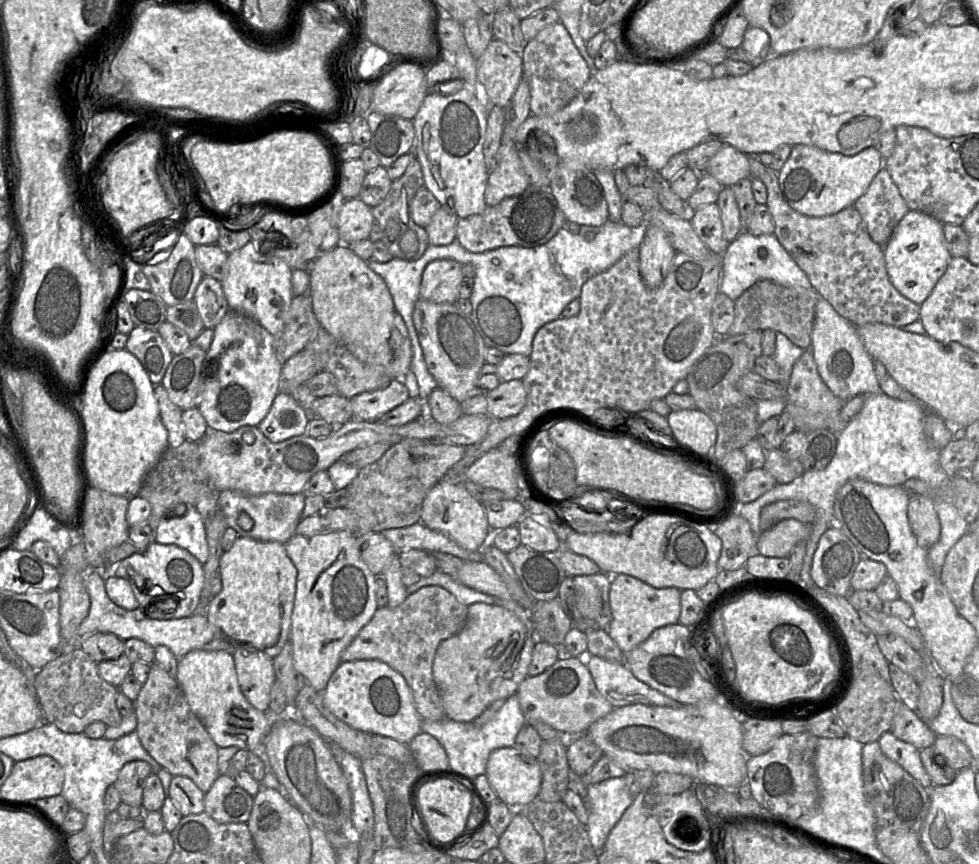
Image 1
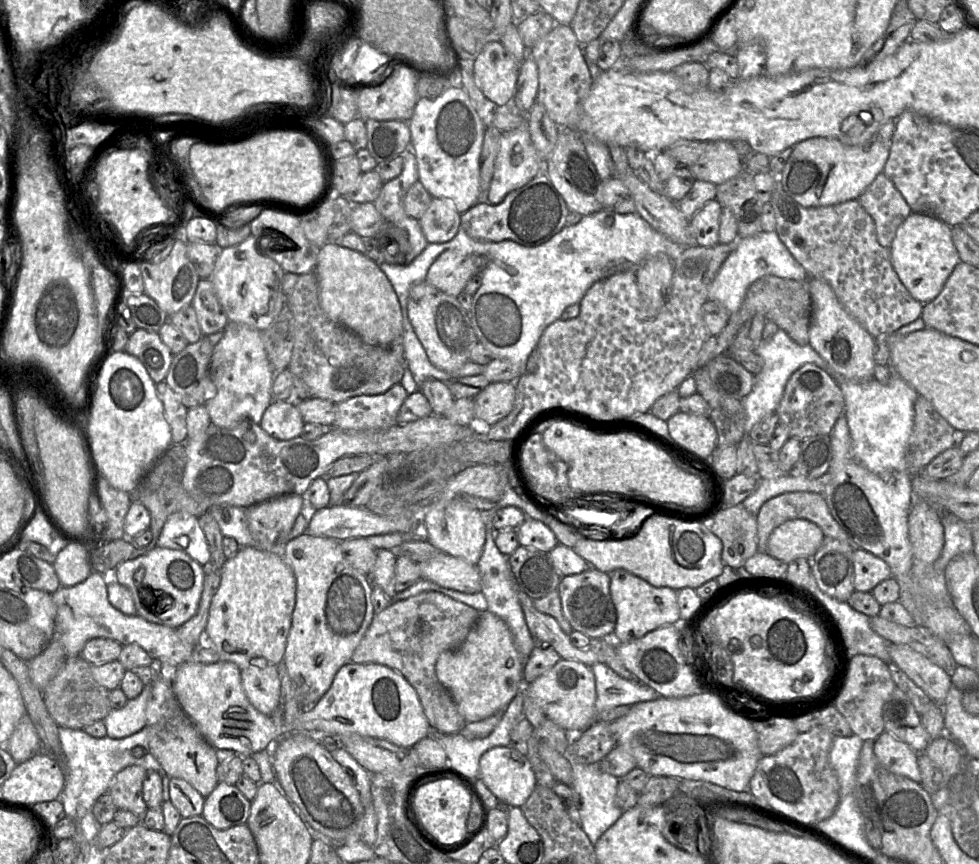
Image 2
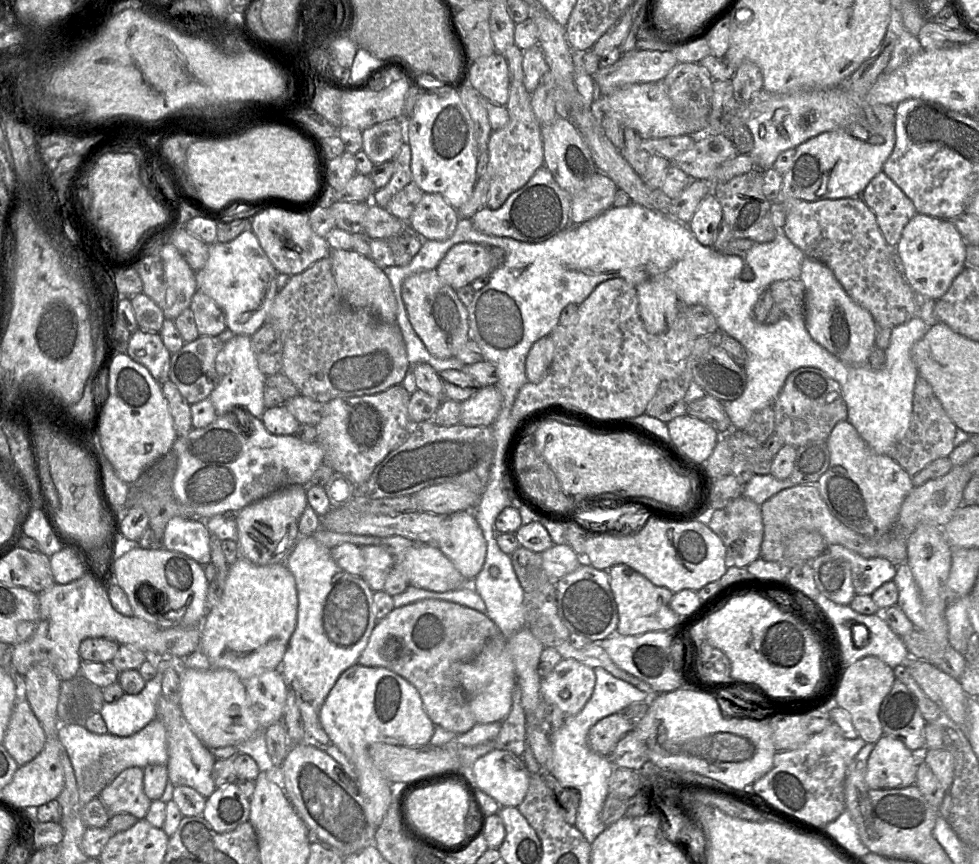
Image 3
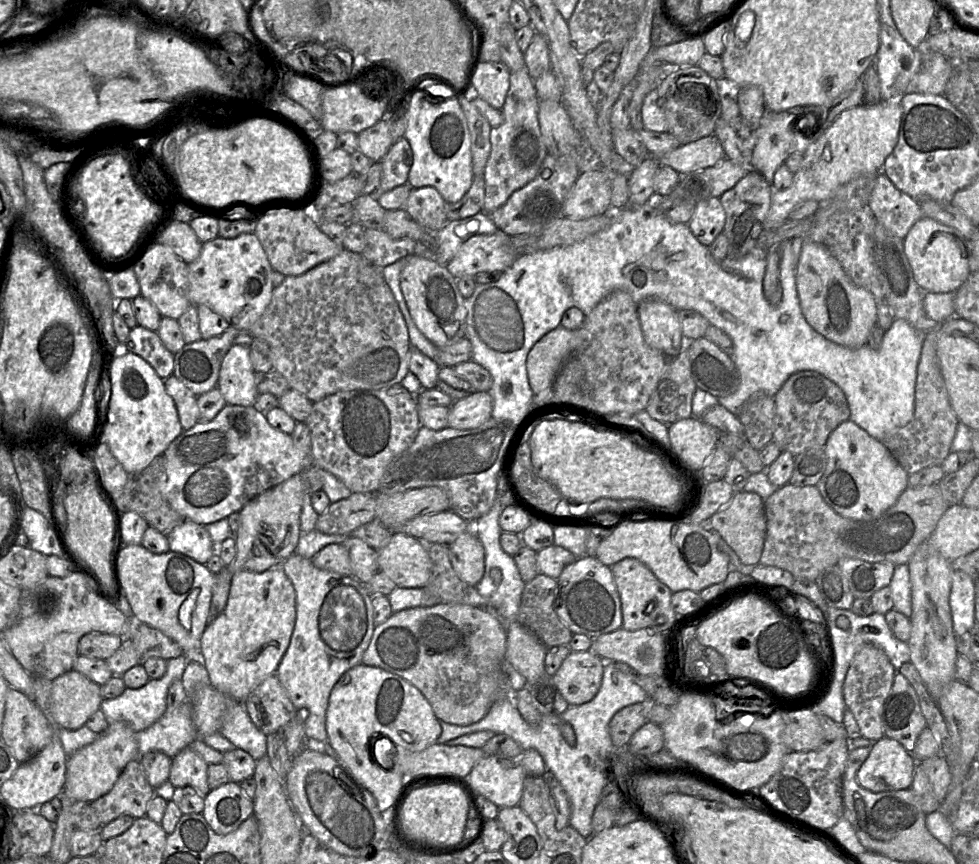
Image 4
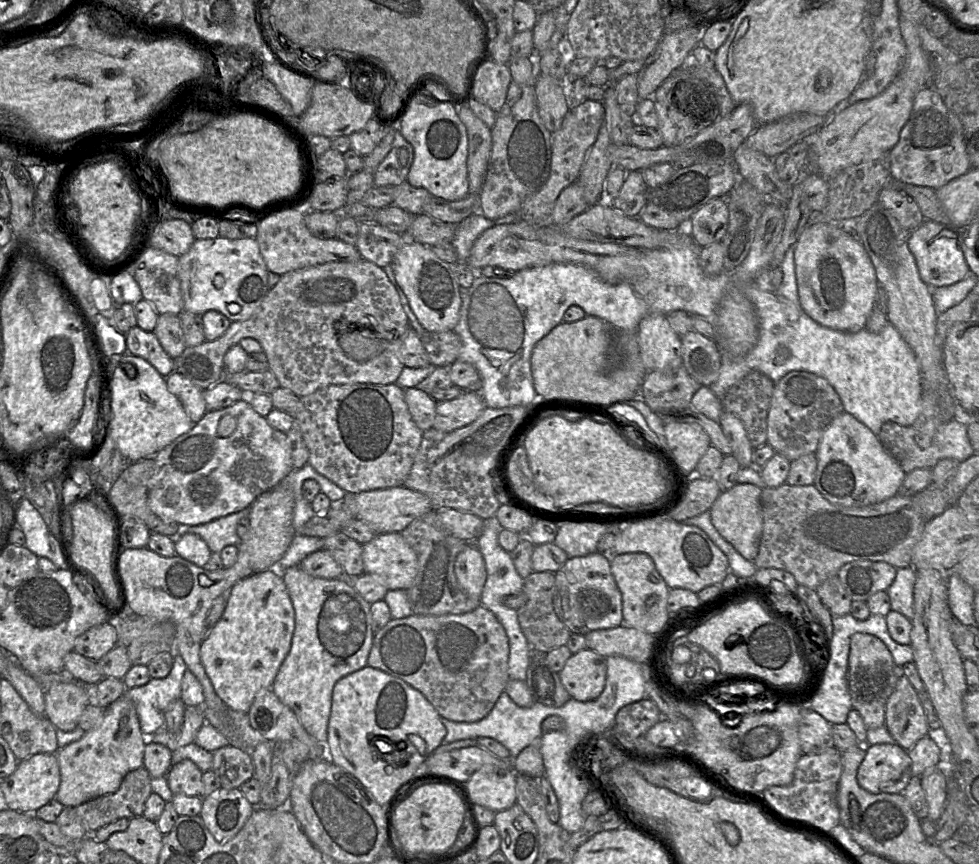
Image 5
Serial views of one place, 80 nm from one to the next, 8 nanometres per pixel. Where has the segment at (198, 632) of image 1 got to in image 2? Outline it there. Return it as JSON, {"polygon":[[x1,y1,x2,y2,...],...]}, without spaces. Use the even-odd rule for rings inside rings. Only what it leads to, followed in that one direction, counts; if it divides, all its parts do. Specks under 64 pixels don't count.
{"polygon":[[92,571,85,581,75,586,61,586,51,596,56,606,54,632,61,635,66,659,80,656,85,643,93,638,112,639,122,646,137,644,156,663,166,662,176,667,189,661,198,647,183,642,176,629,148,622,139,615,125,615,114,608,108,600,107,583,99,572]]}

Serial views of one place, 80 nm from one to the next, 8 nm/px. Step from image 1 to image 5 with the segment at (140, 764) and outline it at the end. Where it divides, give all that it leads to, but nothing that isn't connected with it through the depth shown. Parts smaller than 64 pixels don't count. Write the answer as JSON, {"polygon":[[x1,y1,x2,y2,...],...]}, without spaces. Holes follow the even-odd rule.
{"polygon":[[138,768,126,774,116,792,94,798,74,807,88,834,92,835,99,828,118,819,132,819,142,816,145,802,152,793,150,779,151,777,145,768]]}

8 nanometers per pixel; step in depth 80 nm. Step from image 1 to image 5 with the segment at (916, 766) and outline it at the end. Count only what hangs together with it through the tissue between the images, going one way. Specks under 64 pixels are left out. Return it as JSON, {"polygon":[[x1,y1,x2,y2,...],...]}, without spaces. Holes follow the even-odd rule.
{"polygon":[[898,744,865,746,865,757,856,779,859,786,871,794,899,794,912,778,911,760]]}

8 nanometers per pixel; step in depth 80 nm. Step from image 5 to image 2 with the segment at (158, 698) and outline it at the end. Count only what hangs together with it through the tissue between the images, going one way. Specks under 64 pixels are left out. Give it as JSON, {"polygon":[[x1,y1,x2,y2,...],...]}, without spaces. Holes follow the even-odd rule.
{"polygon":[[150,684,134,699,127,700,121,709,112,709,103,719,107,737,119,739,128,737,146,725,145,710,150,695]]}

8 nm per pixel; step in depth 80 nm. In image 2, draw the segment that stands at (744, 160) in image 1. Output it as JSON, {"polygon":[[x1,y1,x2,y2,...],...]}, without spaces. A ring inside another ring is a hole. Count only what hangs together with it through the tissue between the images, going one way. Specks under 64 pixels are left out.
{"polygon":[[708,141,696,163,687,167,695,179,720,185,744,170,744,165,732,142]]}

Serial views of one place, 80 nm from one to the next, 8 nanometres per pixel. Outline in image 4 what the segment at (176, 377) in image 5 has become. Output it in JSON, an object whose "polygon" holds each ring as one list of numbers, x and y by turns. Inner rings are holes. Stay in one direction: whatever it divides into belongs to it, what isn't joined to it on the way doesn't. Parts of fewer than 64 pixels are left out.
{"polygon":[[171,374,164,380,166,393,175,402,179,421,184,431,194,427,200,421,197,397,178,378]]}

